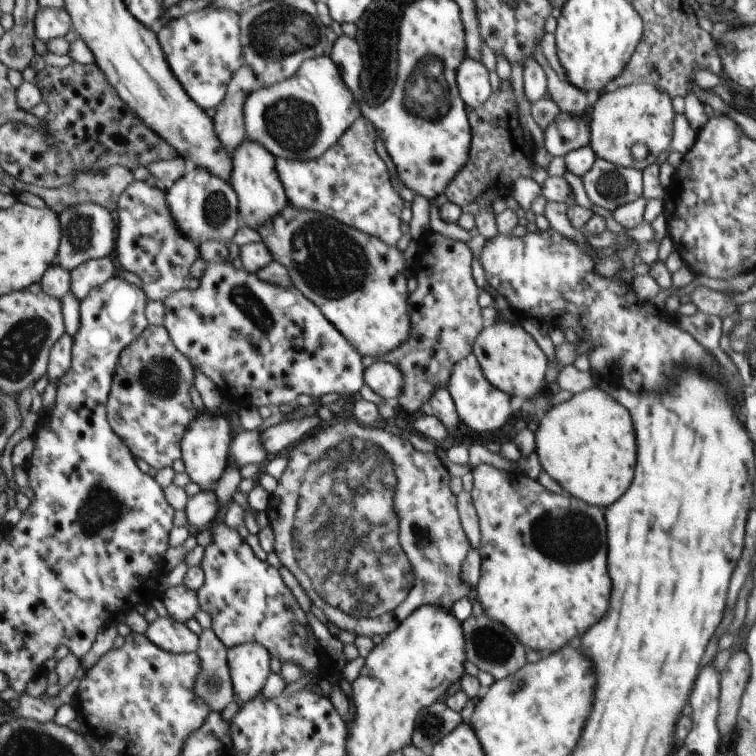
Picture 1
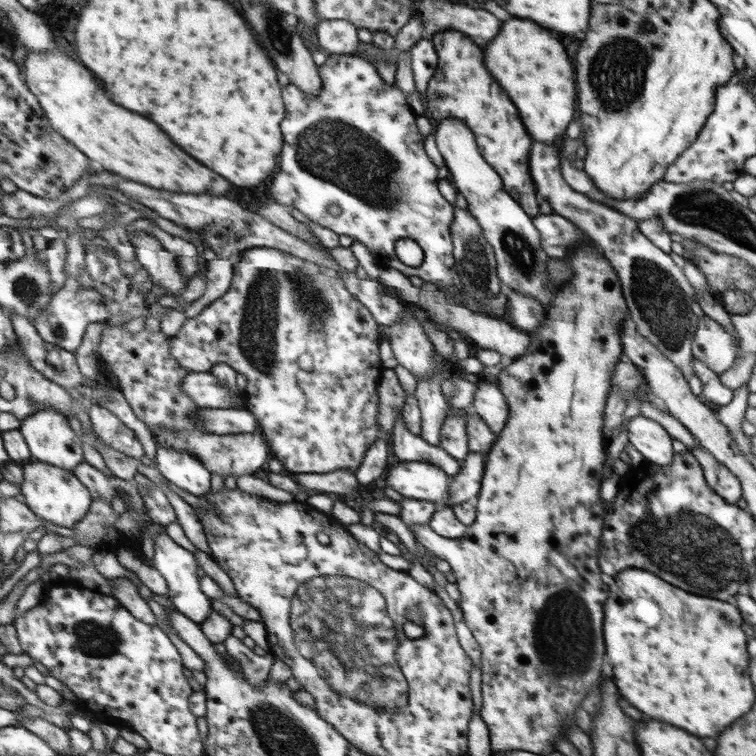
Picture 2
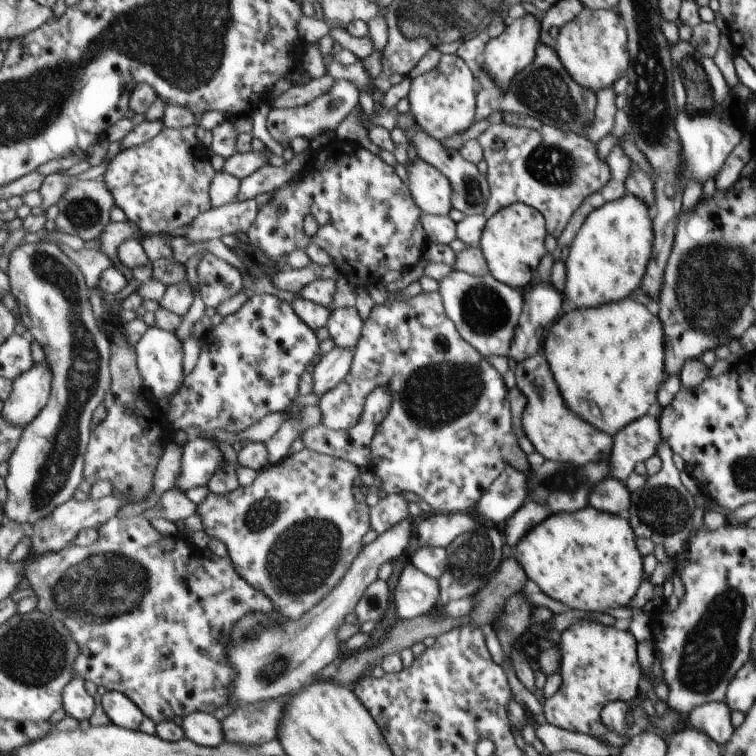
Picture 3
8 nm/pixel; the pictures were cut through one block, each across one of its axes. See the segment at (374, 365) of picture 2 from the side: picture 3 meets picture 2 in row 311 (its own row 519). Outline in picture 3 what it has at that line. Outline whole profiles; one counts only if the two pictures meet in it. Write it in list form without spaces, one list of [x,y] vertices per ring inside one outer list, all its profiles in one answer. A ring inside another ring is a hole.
[[[304,447],[301,451],[288,454],[277,464],[268,464],[261,468],[257,471],[256,477],[249,486],[239,486],[238,489],[231,490],[229,494],[223,494],[223,496],[214,495],[213,492],[209,491],[205,500],[197,506],[196,514],[203,518],[204,532],[210,538],[217,538],[225,544],[237,573],[243,579],[246,579],[255,590],[260,590],[264,595],[267,595],[267,598],[270,598],[273,603],[274,609],[279,610],[279,614],[283,614],[284,618],[299,620],[299,618],[305,617],[314,606],[318,605],[318,602],[321,602],[342,581],[355,557],[362,550],[363,534],[371,530],[371,506],[364,503],[363,495],[359,492],[361,486],[359,485],[359,478],[363,478],[364,468],[364,466],[355,466],[354,463],[336,459]]]

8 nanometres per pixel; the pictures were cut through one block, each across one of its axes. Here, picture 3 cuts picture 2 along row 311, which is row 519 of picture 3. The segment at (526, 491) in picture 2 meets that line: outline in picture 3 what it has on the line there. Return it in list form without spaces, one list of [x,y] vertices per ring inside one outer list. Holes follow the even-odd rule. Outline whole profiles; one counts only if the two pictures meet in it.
[[[587,506],[585,509],[572,513],[549,515],[537,526],[529,530],[513,548],[508,551],[510,556],[521,565],[529,580],[533,580],[543,594],[565,604],[568,608],[583,612],[601,612],[609,608],[621,608],[630,604],[637,586],[641,584],[641,556],[635,550],[633,533],[629,520],[619,515],[599,511]]]

